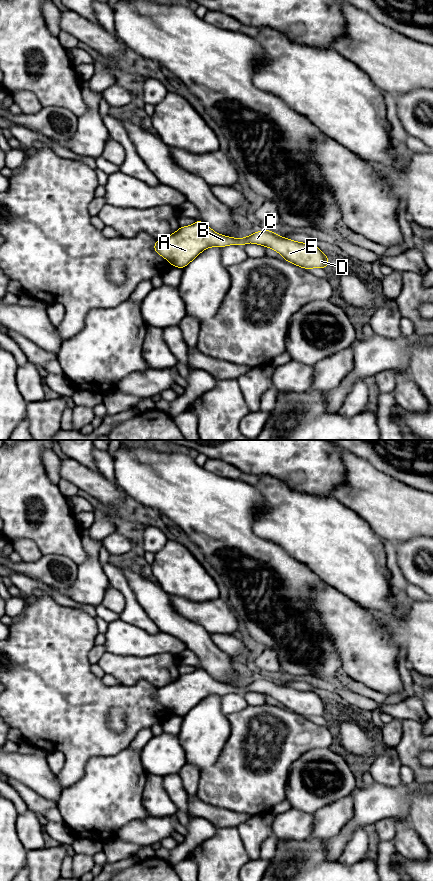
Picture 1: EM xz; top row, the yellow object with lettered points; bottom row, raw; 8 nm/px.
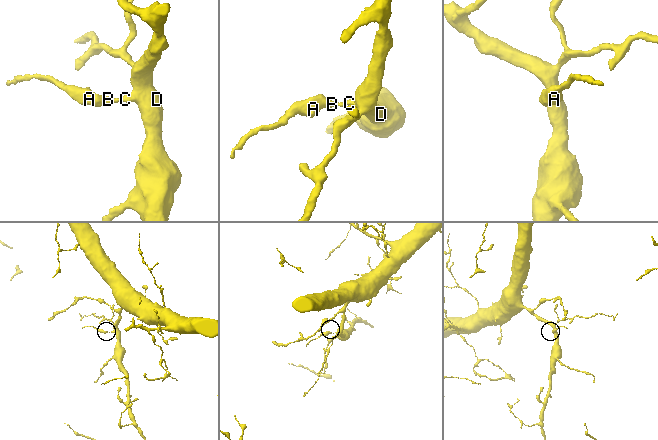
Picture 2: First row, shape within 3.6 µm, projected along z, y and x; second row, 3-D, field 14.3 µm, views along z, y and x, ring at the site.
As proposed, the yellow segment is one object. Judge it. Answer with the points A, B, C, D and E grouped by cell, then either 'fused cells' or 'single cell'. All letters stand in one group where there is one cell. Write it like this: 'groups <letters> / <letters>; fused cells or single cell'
groups A B C D E; single cell

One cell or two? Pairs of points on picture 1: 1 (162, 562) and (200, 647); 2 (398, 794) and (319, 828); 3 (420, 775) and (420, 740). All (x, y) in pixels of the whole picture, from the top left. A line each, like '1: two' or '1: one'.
1: two
2: two
3: one

